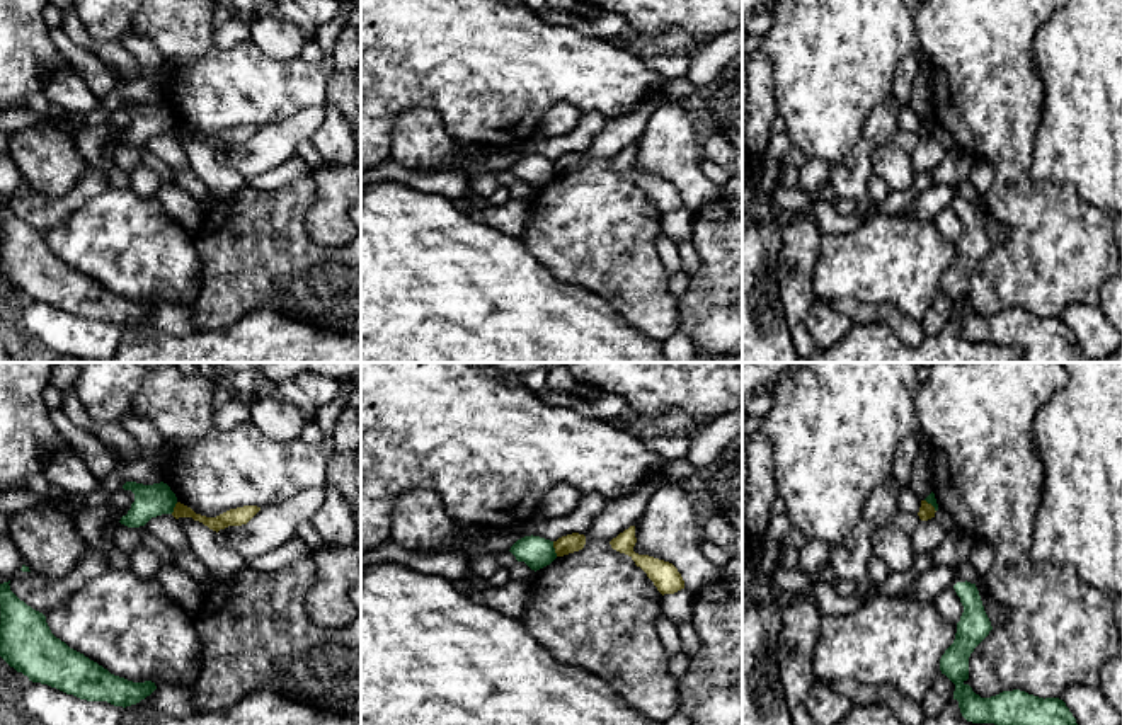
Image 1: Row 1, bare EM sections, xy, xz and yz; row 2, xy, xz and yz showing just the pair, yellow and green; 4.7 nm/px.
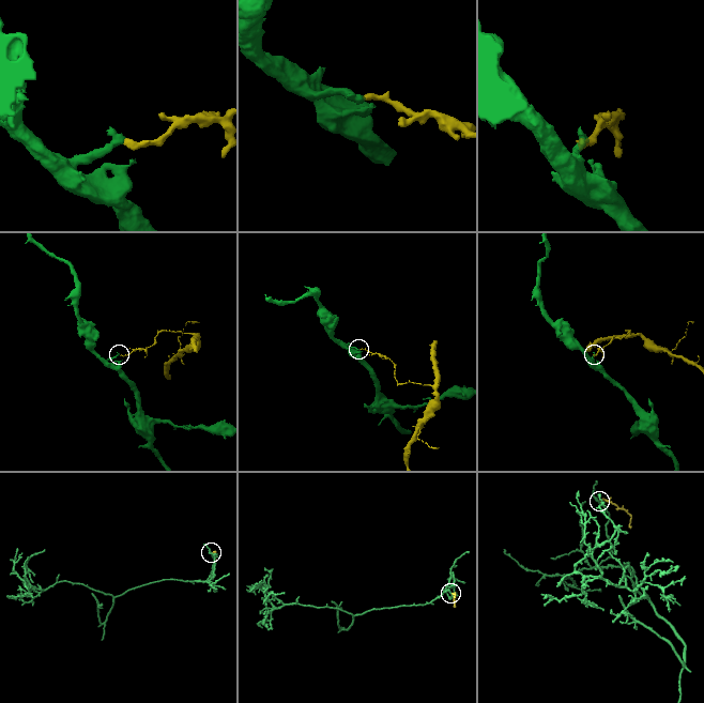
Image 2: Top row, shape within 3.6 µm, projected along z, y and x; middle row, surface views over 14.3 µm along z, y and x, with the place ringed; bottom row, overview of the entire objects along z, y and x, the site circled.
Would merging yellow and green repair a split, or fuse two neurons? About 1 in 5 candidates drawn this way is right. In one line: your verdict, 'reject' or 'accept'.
reject

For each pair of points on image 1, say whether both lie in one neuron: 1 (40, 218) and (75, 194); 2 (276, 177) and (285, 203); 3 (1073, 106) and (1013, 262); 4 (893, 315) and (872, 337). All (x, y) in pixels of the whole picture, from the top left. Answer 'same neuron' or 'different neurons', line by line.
1: same neuron
2: different neurons
3: different neurons
4: different neurons

